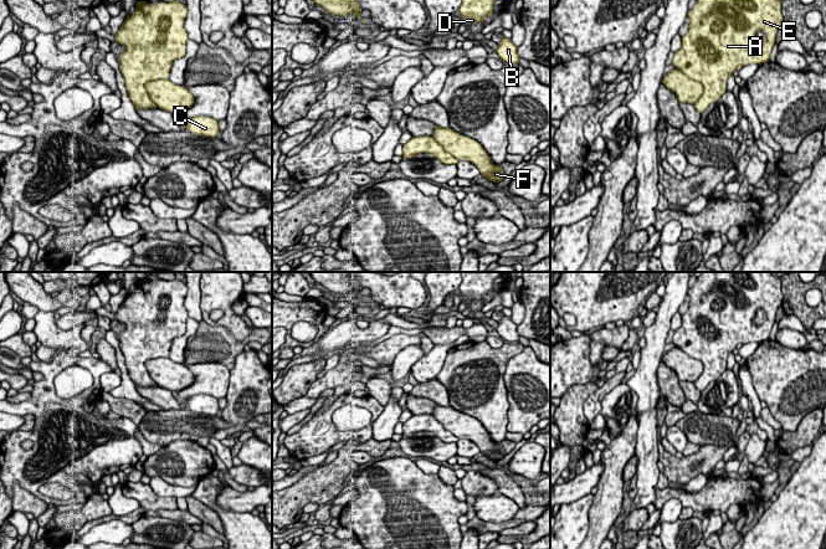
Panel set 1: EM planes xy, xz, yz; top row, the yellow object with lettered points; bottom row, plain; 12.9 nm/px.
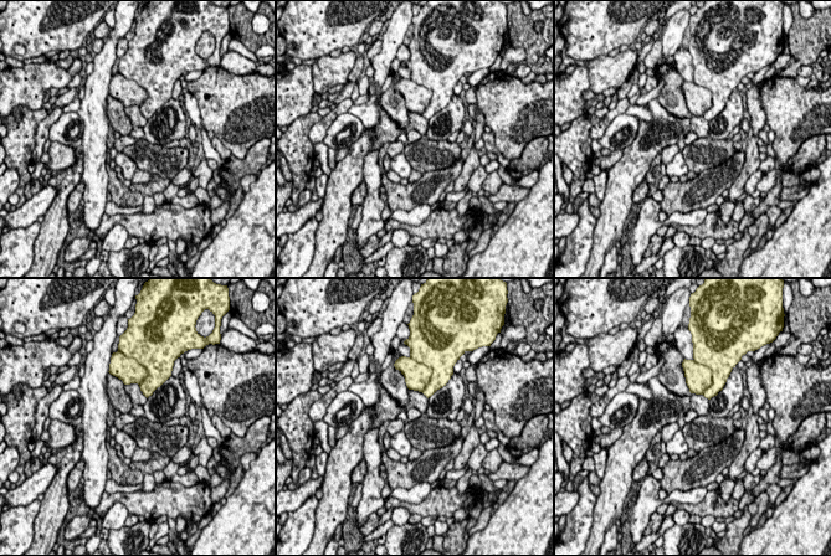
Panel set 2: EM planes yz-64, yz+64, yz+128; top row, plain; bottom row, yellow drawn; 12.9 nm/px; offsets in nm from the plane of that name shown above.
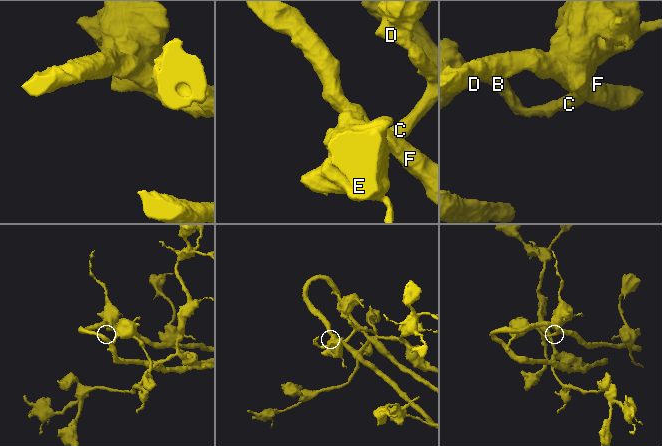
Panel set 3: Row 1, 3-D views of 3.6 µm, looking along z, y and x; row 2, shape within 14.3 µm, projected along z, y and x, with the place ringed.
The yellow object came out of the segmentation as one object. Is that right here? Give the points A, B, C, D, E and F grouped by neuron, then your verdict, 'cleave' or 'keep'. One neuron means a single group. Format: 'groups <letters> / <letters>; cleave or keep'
groups A B C D E / F; cleave

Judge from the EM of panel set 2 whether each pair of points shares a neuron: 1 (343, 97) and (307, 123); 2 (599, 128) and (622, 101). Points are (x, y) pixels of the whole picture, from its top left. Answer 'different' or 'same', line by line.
1: different
2: same

